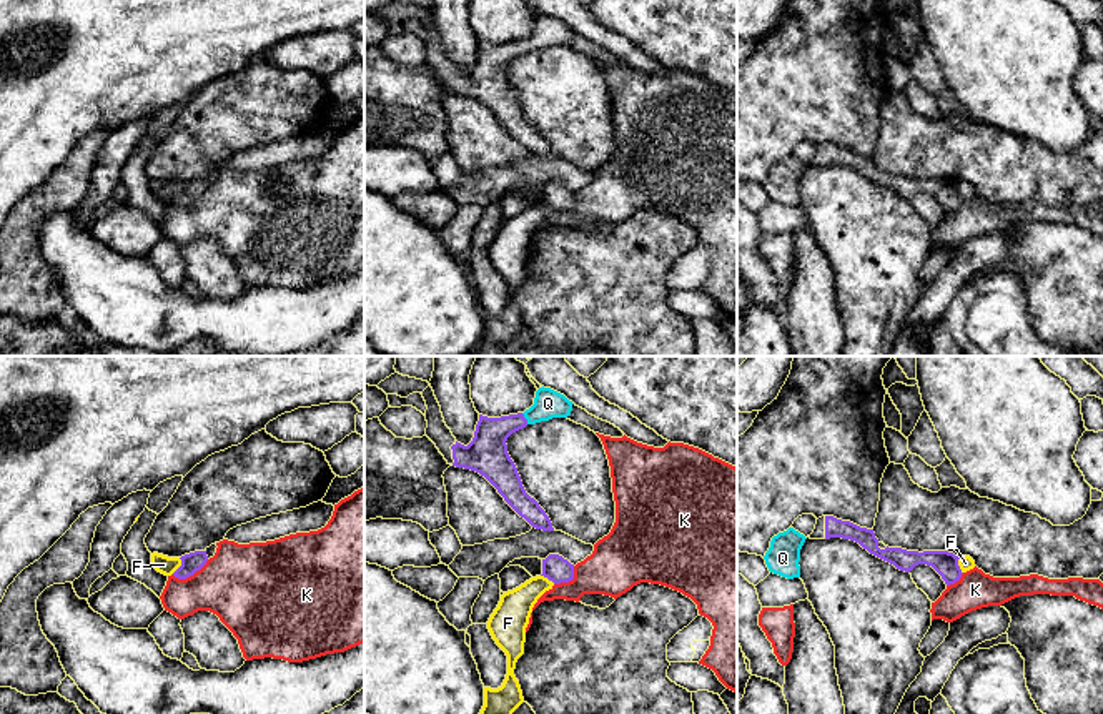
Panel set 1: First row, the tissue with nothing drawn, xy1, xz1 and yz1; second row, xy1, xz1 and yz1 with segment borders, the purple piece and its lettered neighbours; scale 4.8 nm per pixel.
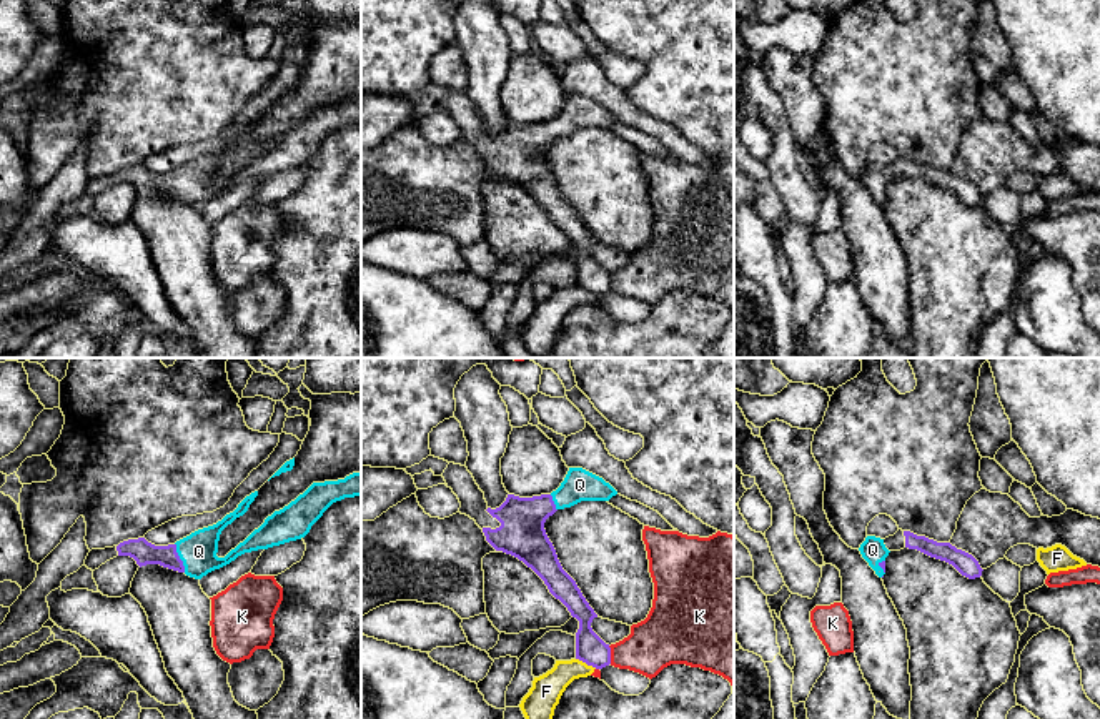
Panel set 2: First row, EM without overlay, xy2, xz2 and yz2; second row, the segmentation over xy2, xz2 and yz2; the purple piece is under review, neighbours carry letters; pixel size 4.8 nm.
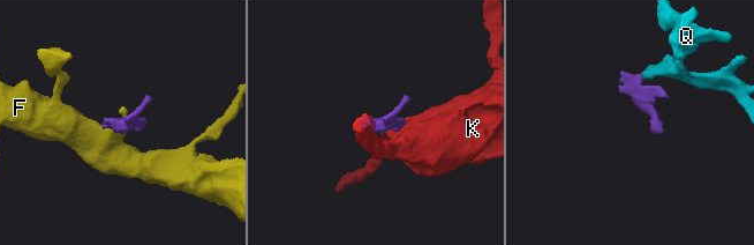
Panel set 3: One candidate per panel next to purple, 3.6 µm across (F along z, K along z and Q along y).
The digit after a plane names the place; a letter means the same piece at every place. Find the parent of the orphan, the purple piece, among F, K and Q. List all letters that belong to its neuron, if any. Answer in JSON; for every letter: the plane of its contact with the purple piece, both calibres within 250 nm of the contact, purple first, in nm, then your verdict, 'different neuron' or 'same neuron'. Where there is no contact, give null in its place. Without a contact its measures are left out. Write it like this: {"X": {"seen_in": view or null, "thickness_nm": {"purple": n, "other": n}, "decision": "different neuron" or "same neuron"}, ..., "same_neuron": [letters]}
{"F": {"seen_in": "xz2", "thickness_nm": {"purple": 140, "other": 150}, "decision": "different neuron"}, "K": {"seen_in": "xy1", "thickness_nm": {"purple": 100, "other": 380}, "decision": "different neuron"}, "Q": {"seen_in": "xy2", "thickness_nm": {"purple": 110, "other": 180}, "decision": "same neuron"}, "same_neuron": ["Q"]}

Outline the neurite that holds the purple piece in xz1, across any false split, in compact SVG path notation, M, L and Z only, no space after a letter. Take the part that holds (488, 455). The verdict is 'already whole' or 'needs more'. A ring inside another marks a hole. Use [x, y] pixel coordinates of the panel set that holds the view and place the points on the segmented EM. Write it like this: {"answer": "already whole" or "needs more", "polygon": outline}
{"answer": "needs more", "polygon": "M431 384L421 394L428 406L426 436L436 444L448 464L479 473L532 528L554 531L546 511L526 493L517 468L507 453L506 441L512 433L527 424L549 421L552 418L567 418L574 403L564 394L542 386L536 391L534 404L524 413L501 418L479 414L474 438L464 446L456 441L446 426Z"}

